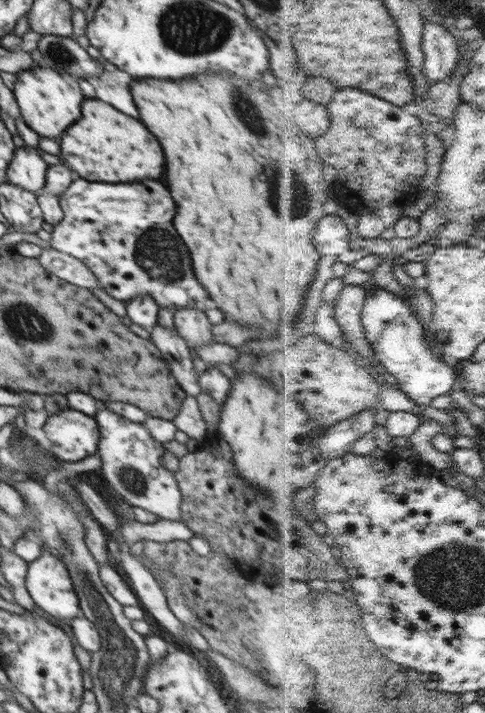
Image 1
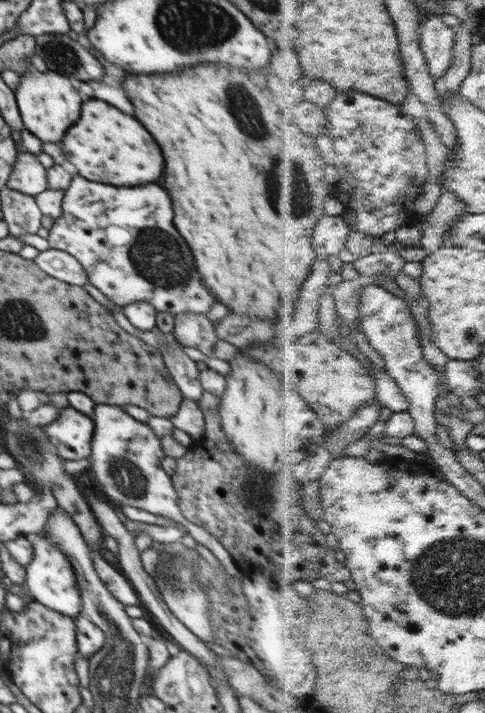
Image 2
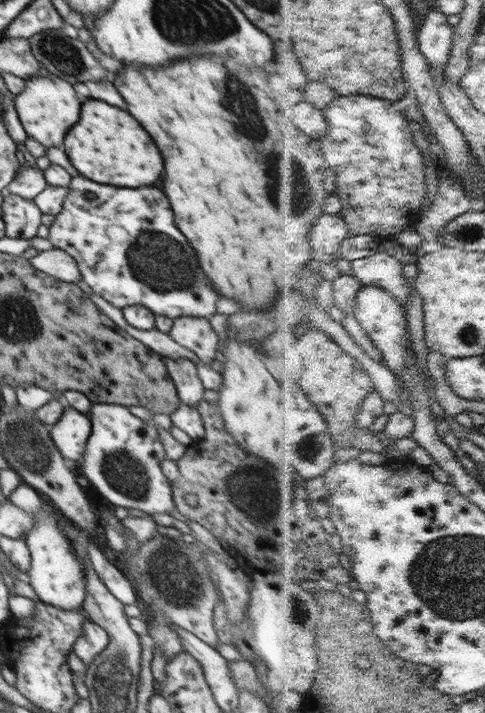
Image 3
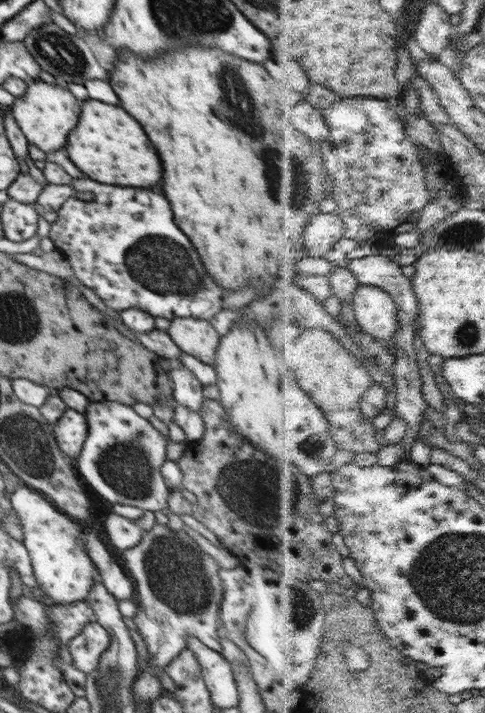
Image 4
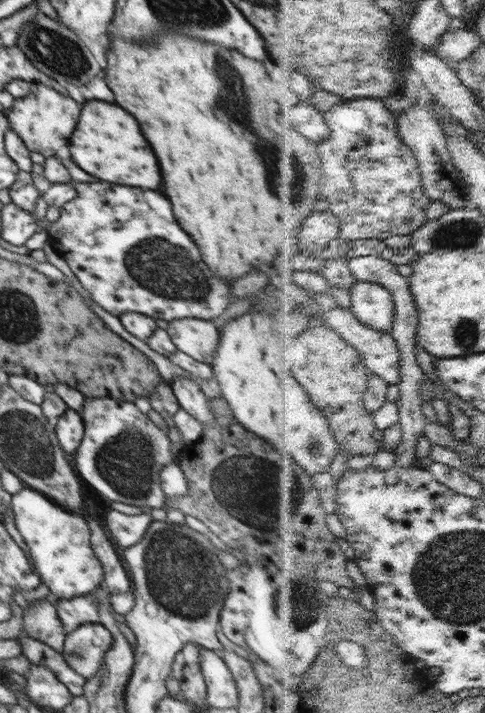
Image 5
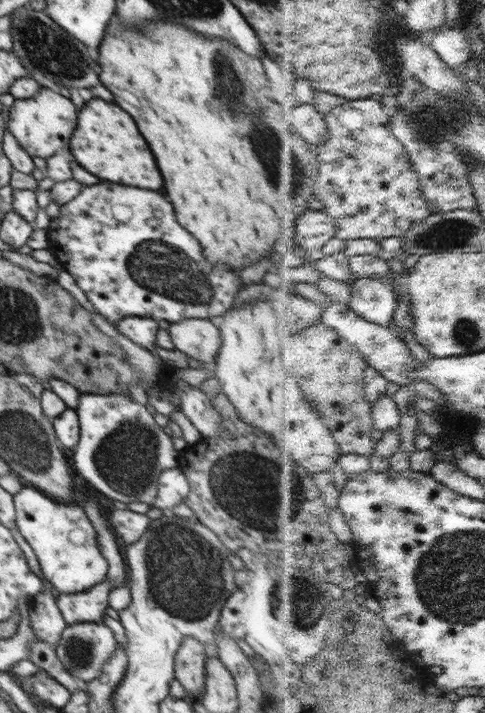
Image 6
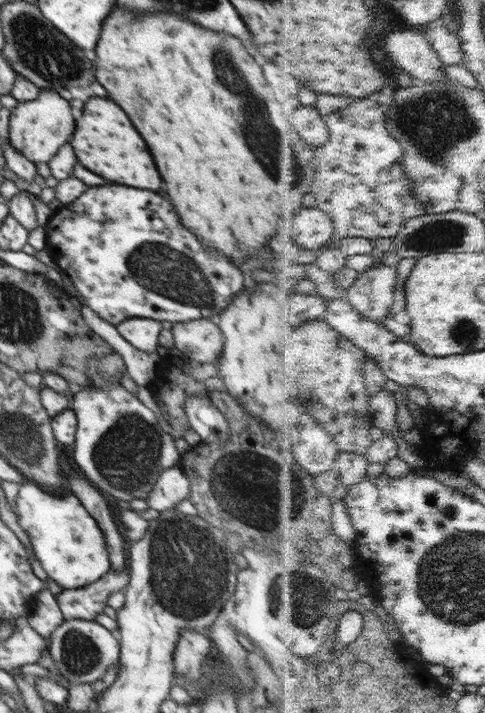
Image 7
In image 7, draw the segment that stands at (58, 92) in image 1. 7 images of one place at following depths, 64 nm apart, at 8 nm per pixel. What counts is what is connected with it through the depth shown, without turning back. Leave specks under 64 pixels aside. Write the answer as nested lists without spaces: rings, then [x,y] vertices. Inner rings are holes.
[[[43,88],[39,95],[28,102],[19,102],[10,111],[9,140],[17,152],[22,152],[30,162],[50,162],[60,150],[62,144],[68,142],[74,130],[74,118],[70,112],[70,104],[58,96],[56,92]]]

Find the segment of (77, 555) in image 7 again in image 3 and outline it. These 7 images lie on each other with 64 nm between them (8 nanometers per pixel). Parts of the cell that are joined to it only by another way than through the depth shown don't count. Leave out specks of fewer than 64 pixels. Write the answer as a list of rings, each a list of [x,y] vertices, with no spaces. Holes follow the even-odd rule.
[[[22,482],[8,498],[10,504],[22,508],[26,514],[34,518],[32,529],[23,536],[31,555],[31,568],[27,575],[27,582],[43,603],[64,610],[76,609],[83,606],[84,602],[85,564],[81,564],[81,559],[75,554],[75,548],[70,543],[70,539],[62,533],[56,517],[59,513],[56,510],[44,511],[43,500],[42,494]]]

